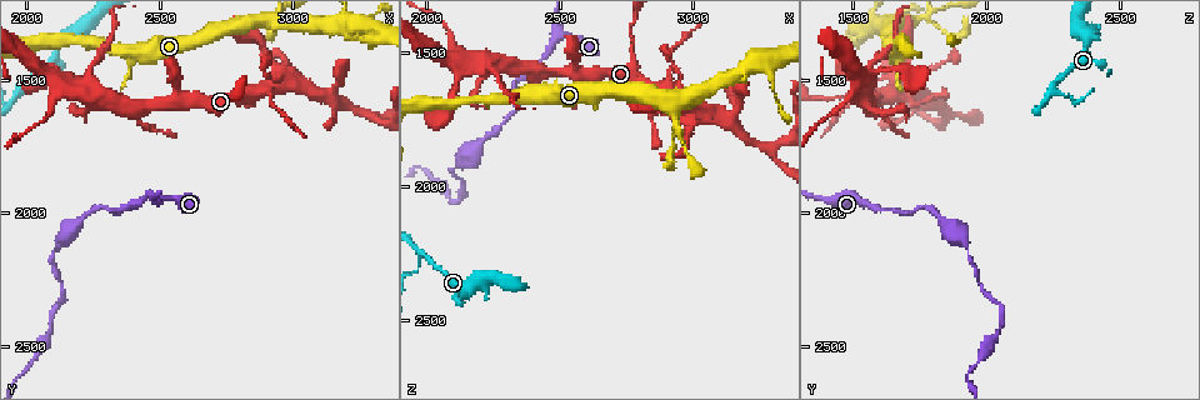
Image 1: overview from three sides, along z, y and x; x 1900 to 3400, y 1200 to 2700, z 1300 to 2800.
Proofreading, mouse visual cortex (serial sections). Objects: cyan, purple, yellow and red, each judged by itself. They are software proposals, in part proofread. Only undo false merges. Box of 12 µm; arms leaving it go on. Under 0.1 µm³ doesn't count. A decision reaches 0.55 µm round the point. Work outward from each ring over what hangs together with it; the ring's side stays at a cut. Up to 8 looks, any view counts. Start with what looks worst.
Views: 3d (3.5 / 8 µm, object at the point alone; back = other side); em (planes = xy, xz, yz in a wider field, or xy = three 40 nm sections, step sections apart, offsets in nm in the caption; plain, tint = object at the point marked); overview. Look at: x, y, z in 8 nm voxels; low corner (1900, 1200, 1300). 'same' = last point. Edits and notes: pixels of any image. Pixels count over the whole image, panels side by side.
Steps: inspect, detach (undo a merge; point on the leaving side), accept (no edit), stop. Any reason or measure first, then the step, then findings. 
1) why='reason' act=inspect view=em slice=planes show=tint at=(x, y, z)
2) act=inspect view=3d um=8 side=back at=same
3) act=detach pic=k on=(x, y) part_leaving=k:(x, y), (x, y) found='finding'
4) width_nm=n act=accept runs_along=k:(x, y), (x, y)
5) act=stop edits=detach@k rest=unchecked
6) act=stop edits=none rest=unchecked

why='two arms in line, one across' act=inspect view=3d um=3.5 at=(2470, 1960, 1400)

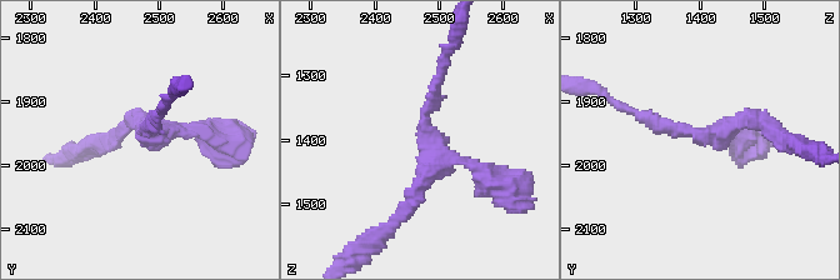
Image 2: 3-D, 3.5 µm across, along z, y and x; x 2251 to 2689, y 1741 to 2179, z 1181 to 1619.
why='now the EM' act=inspect view=em slice=xy step=3 show=tint at=(2480, 1950, 1405)

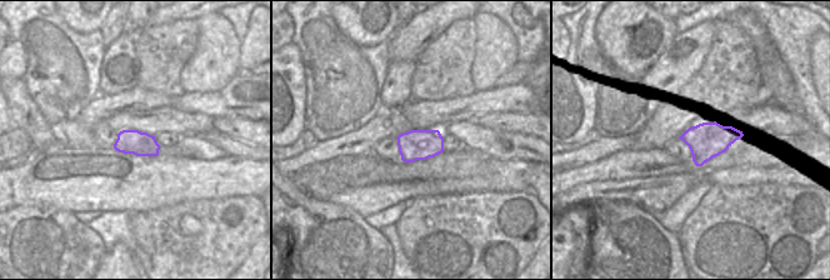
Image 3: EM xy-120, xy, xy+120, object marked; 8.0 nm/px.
width_nm=240 act=accept runs_along=2:(494, 183), (425, 141), (444, 78) found='continuous, no second cell'

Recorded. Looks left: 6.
why='arms part here' act=inspect view=3d um=3.5 side=back at=(2140, 1550, 1500)

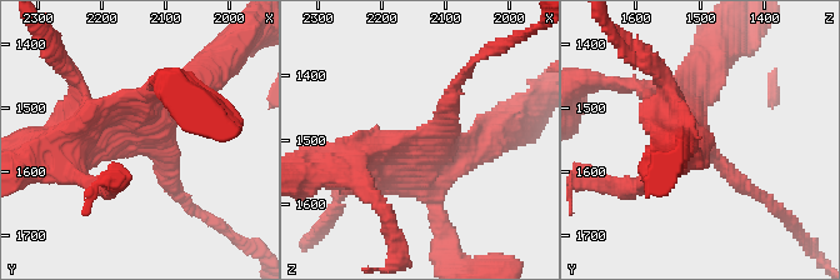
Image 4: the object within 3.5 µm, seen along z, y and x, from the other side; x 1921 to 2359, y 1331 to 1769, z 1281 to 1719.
why='now the EM' act=inspect view=em slice=xy step=1 show=tint at=(2150, 1540, 1510)

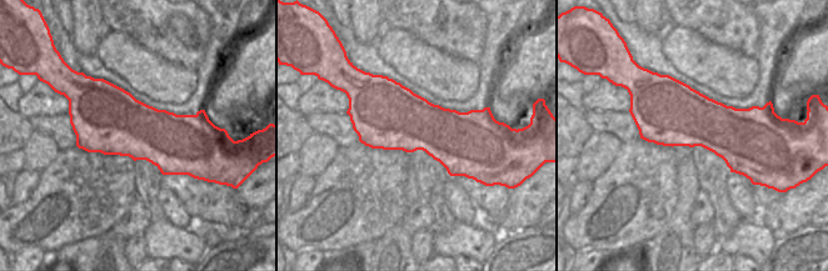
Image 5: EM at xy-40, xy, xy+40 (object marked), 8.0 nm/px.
arm_widths_nm=200,250,300,450 act=accept runs_along=4:(56, 148), (149, 133), (195, 83) found='all the same cell'

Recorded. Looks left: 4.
why='a fork' act=inspect view=3d um=8 at=(2950, 1520, 1660)

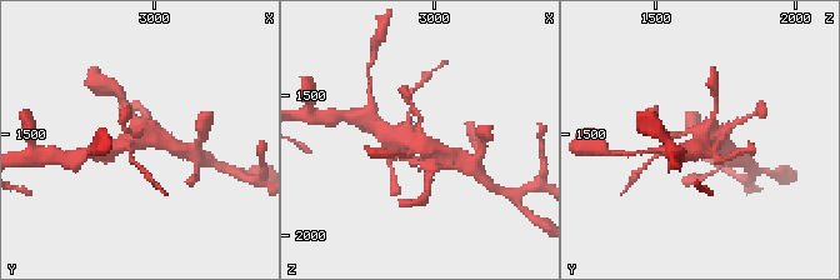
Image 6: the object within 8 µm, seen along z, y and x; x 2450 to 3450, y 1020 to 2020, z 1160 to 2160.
why='closer look' act=inspect view=3d um=3.5 side=back at=(2950, 1520, 1670)

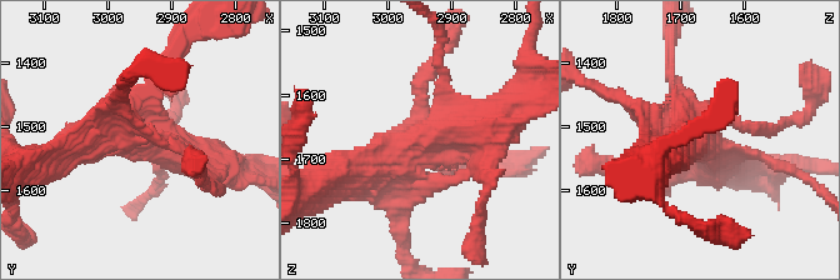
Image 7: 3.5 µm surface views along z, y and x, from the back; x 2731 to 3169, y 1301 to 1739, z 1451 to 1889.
act=accept runs_along=7:(490, 119), (345, 170) found='one cell here'

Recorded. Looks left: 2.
why='two arms in line, one across' act=inspect view=3d um=3.5 side=back at=(3270, 1620, 1860)

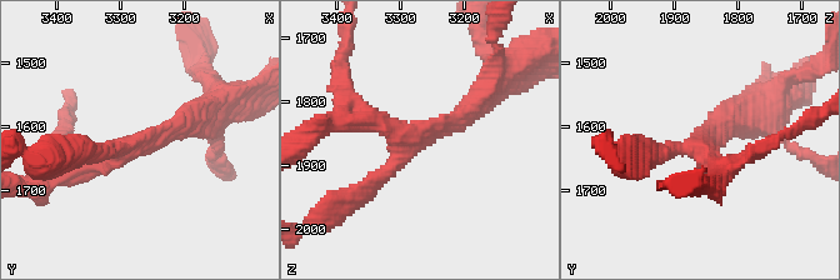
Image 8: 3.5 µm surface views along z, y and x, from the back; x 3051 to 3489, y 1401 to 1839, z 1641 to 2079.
arms=3 arm_widths_nm=200,250,300 act=inspect view=em slice=xy step=5 show=tint at=(3275, 1630, 1850)

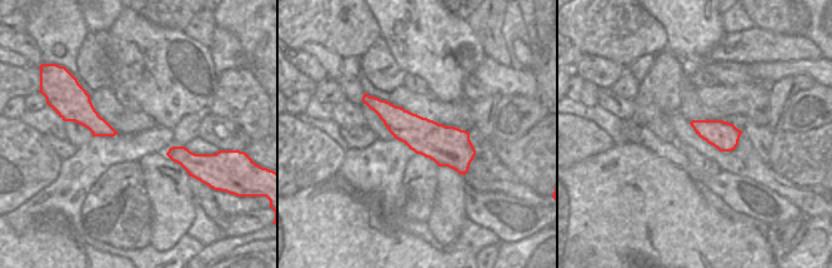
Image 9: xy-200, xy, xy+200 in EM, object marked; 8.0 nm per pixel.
act=accept runs_along=9:(365, 99), (439, 142), (465, 168) found='continuous, no second cell'

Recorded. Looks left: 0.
act=stop edits=none rest=unchecked

